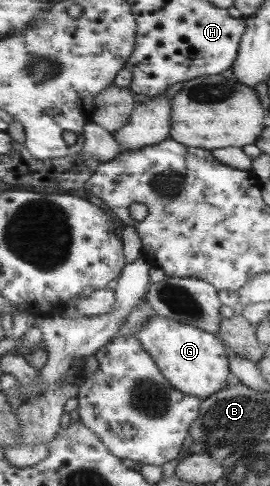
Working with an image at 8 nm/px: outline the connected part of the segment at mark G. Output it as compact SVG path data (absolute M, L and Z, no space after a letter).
M155 315L144 323L137 331L136 338L141 341L145 351L149 352L156 363L160 366L161 372L173 383L182 393L200 396L203 400L212 394L219 393L228 387L228 382L233 375L230 370L230 356L224 342L215 334L181 322L173 321L173 318Z

